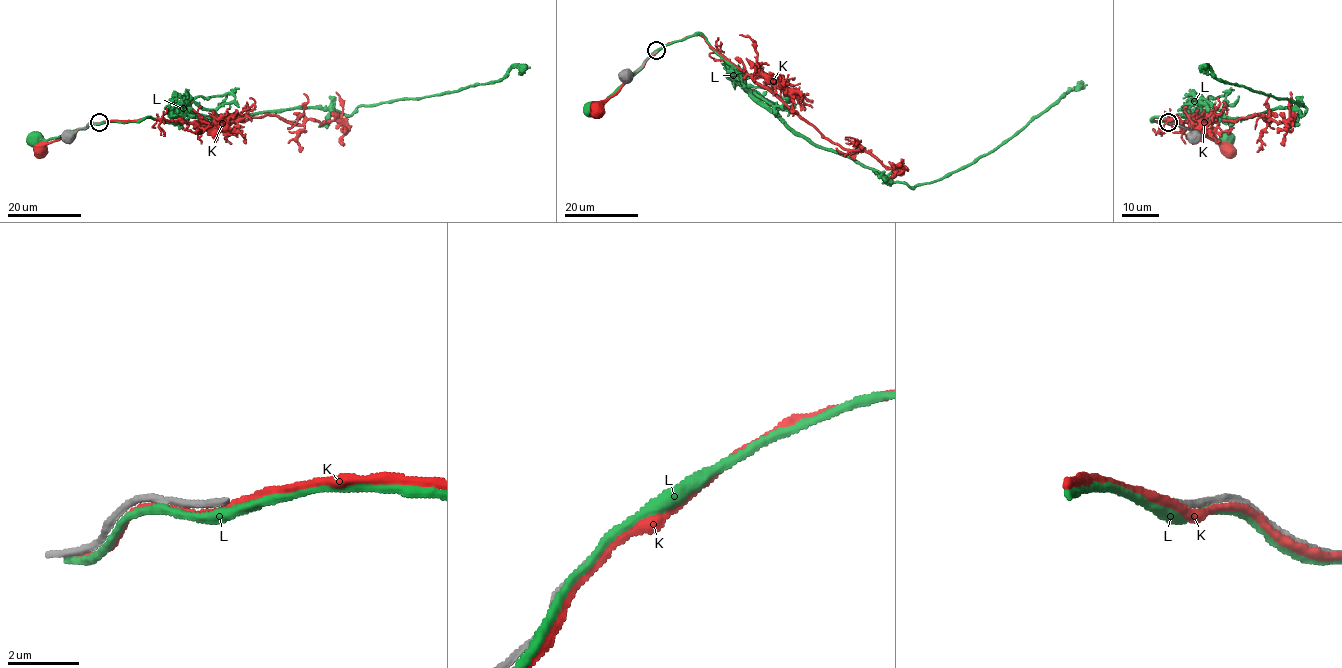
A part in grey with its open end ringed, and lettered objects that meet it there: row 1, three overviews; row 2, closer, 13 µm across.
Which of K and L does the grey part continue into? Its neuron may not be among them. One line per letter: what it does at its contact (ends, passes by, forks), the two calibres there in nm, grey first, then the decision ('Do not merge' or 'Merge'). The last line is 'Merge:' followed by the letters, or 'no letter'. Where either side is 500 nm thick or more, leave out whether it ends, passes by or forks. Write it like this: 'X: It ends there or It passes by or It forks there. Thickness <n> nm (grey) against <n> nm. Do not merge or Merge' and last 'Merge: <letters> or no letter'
K: It passes by. Thickness 200 nm (grey) against 280 nm. Do not merge
L: It passes by. Thickness 200 nm (grey) against 360 nm. Do not merge
Merge: no letter

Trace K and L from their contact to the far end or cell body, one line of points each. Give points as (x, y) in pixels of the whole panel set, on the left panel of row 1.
K: (99, 123), (70, 130), (58, 140), (45, 142), (40, 149)
L: (99, 123), (47, 140), (35, 138)

